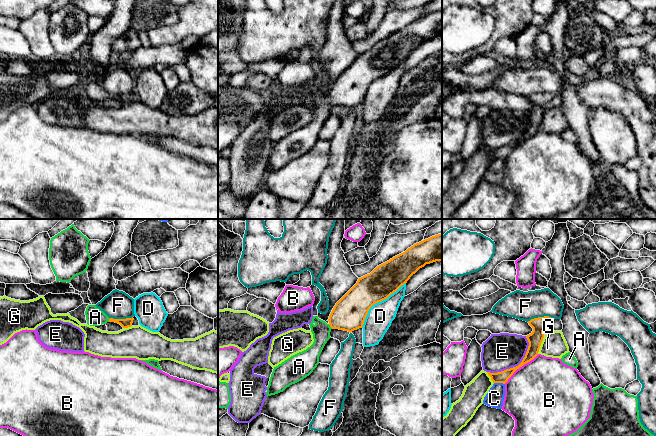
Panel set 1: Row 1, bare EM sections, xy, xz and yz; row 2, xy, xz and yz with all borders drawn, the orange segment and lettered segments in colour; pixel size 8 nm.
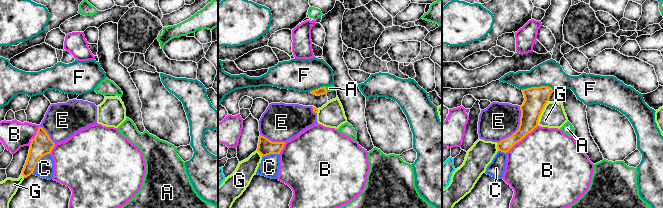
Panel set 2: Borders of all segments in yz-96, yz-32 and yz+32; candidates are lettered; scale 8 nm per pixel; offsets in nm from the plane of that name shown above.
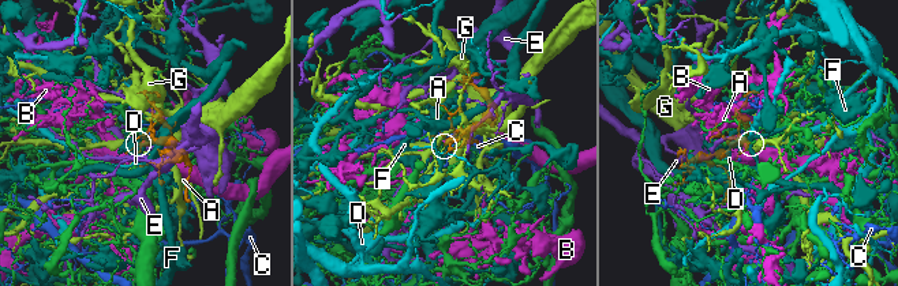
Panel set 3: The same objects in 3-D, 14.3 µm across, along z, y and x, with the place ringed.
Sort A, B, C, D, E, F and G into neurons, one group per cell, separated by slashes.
A / B / C / D / E / F / G

